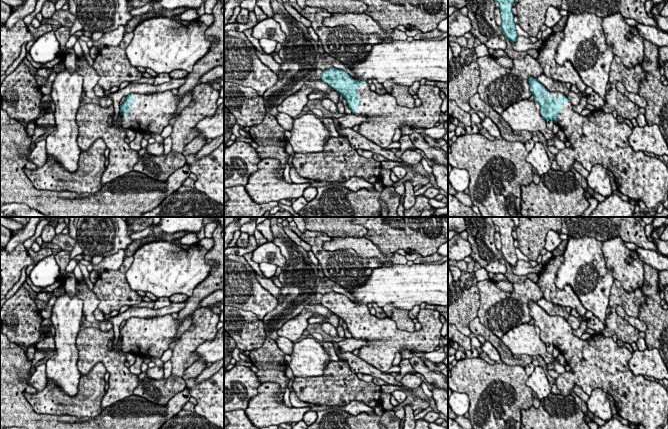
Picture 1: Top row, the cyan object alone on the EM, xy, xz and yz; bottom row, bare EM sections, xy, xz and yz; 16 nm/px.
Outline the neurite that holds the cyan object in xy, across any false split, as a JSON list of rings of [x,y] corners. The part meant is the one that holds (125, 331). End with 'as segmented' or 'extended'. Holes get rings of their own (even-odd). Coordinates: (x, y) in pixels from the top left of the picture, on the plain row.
[[[208,307],[197,309],[190,319],[194,329],[179,334],[178,328],[180,323],[169,314],[150,318],[131,317],[126,320],[125,325],[120,329],[122,337],[119,338],[119,342],[115,341],[113,328],[104,332],[88,325],[79,331],[76,346],[78,349],[77,367],[81,376],[87,375],[97,363],[102,363],[110,375],[109,388],[101,400],[102,410],[130,397],[138,386],[138,375],[132,374],[125,365],[127,353],[143,358],[156,357],[160,359],[163,353],[170,349],[170,344],[175,342],[176,344],[172,348],[172,357],[170,358],[172,362],[171,375],[182,378],[185,370],[198,360],[198,357],[194,355],[195,350],[205,341],[212,341],[215,338],[218,331],[217,324],[220,321],[219,314],[213,313]]] | extended

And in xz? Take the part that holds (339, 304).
[[[334,291],[324,294],[319,304],[304,308],[313,313],[312,317],[323,317],[335,328],[341,318],[352,338],[368,340],[369,345],[359,349],[358,357],[382,372],[393,367],[395,354],[401,349],[432,352],[442,338],[440,313],[426,308],[420,309],[416,317],[422,328],[414,332],[399,330],[391,318],[371,315],[367,305],[356,305]]] | extended

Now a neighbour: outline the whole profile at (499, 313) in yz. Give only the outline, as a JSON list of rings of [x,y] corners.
[[[530,279],[524,281],[525,286],[513,289],[514,297],[501,290],[493,280],[483,280],[477,283],[480,306],[477,317],[480,323],[501,338],[509,330],[521,324],[528,323],[530,316],[529,302],[537,302],[543,298],[543,293],[537,283]]]

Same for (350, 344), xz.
[[[347,338],[343,341],[337,342],[339,347],[339,352],[352,352],[356,349],[361,349],[362,347],[369,346],[369,341],[364,339]]]

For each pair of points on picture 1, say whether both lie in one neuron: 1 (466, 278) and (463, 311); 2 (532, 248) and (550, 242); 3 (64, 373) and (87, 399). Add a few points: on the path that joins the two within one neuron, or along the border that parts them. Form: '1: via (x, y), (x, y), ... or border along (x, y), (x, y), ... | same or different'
1: via (466, 286), (463, 294), (463, 303) | same
2: border along (557, 231), (550, 230), (547, 233), (543, 248) | different
3: border along (81, 376), (74, 395), (67, 395), (54, 382) | different

